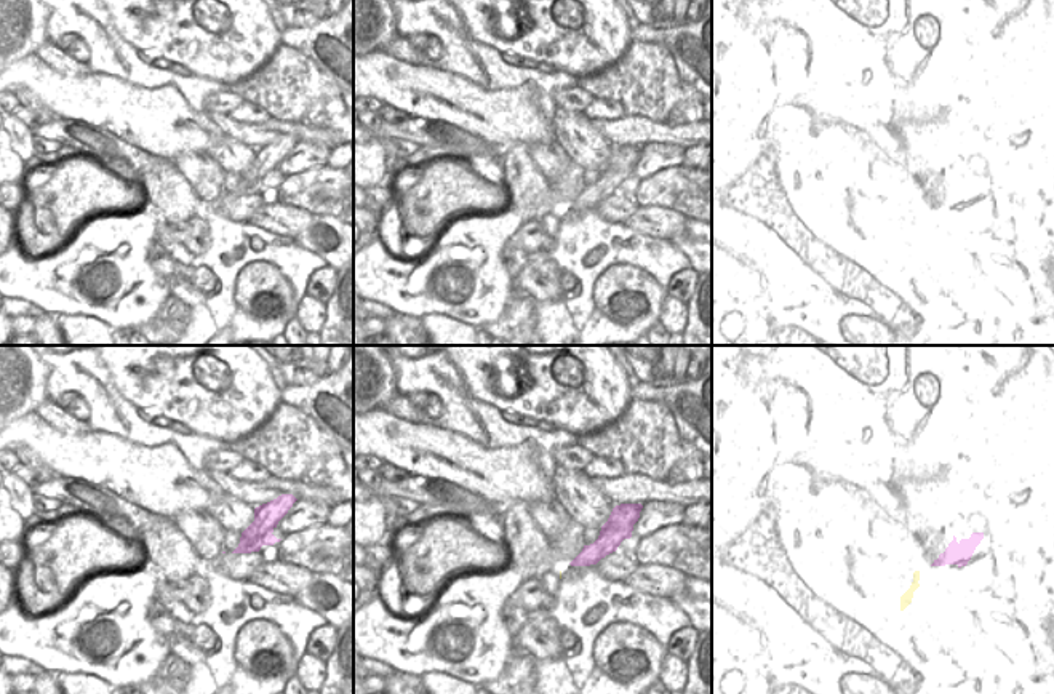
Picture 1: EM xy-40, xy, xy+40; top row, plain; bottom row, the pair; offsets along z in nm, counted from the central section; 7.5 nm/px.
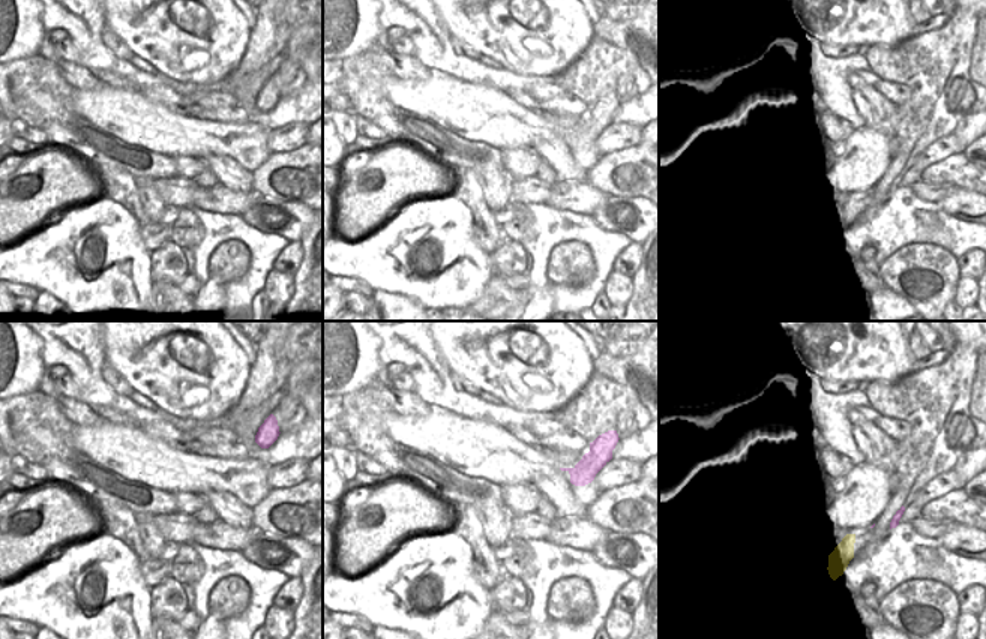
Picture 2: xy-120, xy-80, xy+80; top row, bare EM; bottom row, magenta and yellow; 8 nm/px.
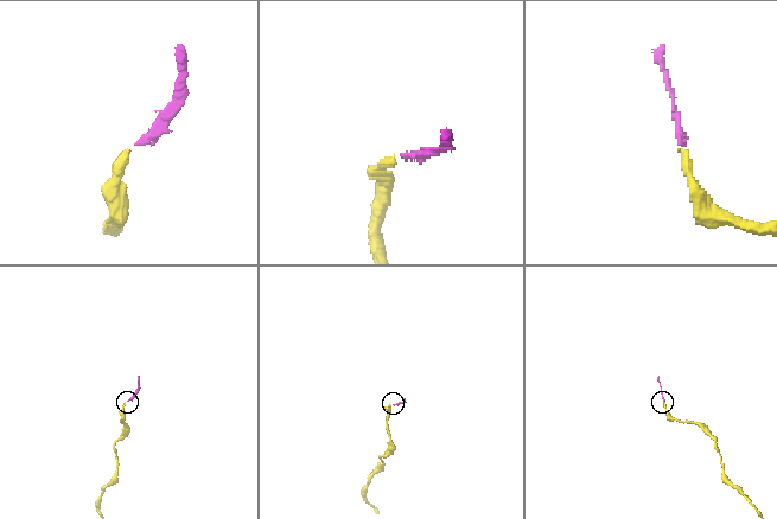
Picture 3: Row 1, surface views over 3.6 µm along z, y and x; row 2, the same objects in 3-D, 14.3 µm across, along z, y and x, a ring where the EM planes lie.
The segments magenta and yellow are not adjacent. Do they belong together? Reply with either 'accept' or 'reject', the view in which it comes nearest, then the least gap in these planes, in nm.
accept | xy+40 | 110 nm

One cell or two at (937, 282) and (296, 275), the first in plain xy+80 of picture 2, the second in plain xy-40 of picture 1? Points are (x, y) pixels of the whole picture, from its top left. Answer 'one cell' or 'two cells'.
two cells

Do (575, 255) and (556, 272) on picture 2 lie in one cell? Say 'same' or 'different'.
same

